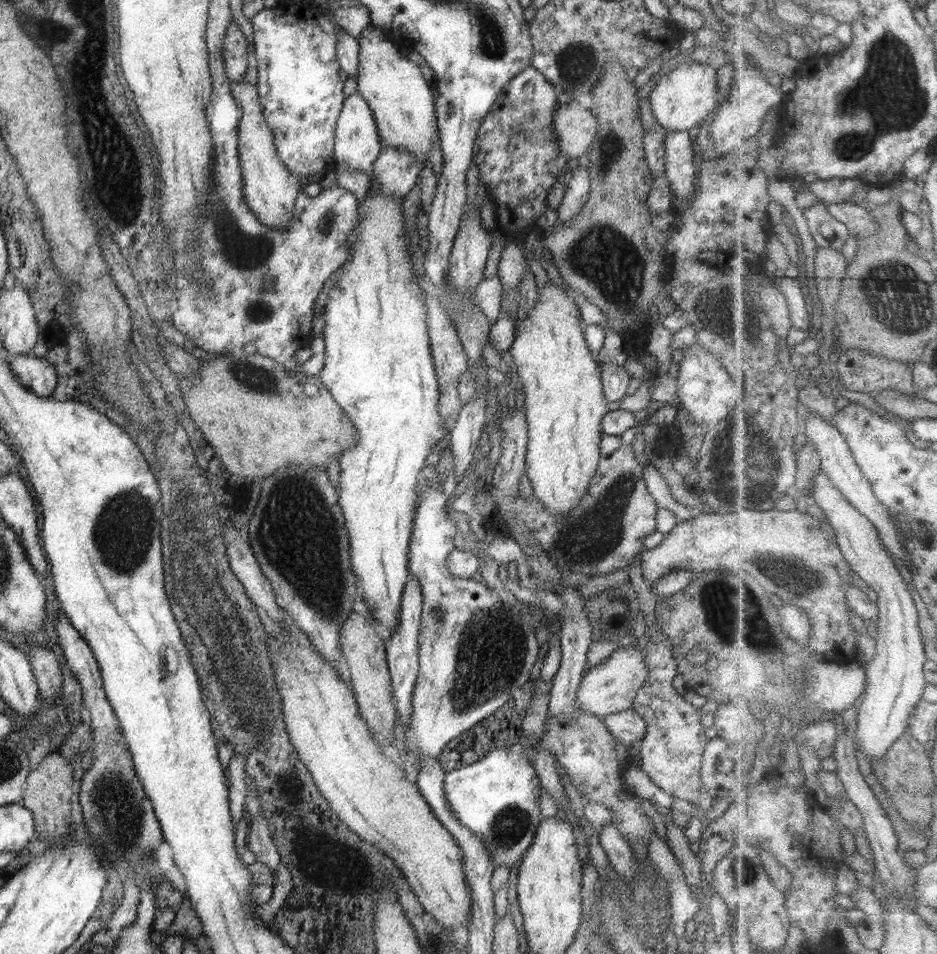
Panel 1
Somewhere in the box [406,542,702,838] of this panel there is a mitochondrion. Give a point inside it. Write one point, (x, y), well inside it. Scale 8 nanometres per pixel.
(472, 676)

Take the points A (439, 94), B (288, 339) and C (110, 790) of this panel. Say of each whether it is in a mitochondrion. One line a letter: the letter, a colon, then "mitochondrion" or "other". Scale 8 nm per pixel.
A: other
B: other
C: mitochondrion

